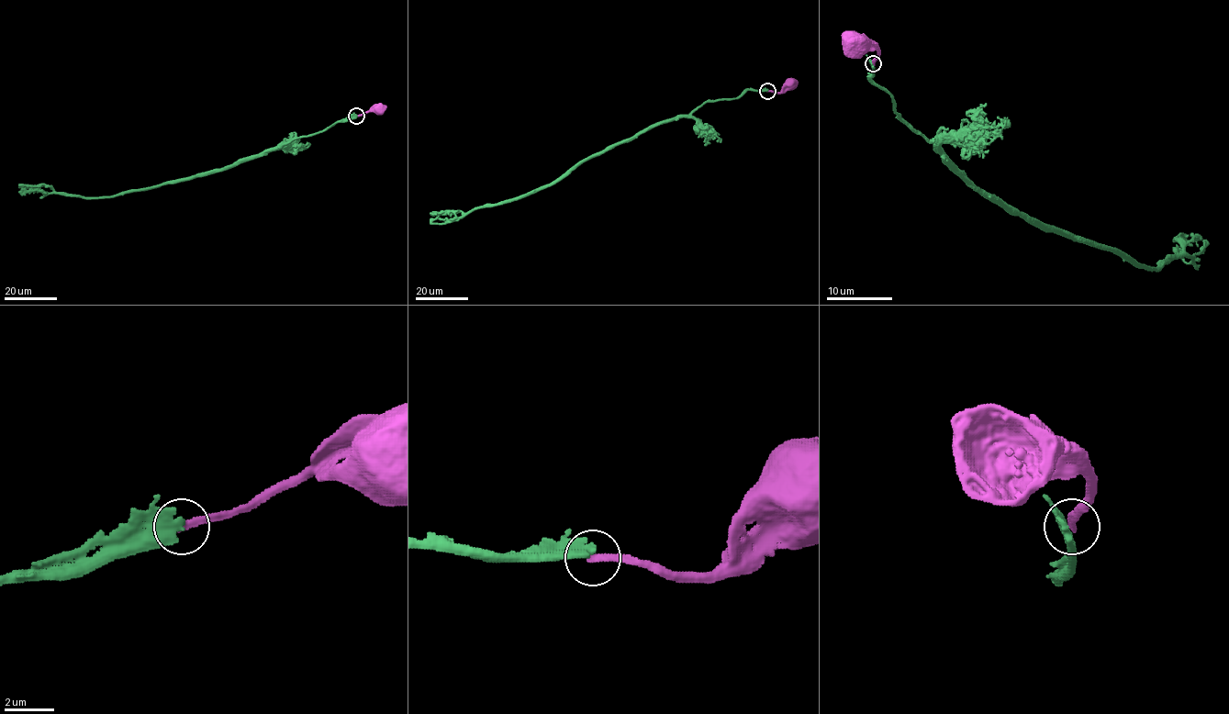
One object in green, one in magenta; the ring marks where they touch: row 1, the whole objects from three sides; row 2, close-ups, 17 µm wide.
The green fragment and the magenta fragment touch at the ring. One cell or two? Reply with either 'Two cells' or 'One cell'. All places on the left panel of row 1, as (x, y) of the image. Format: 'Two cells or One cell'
Two cells

